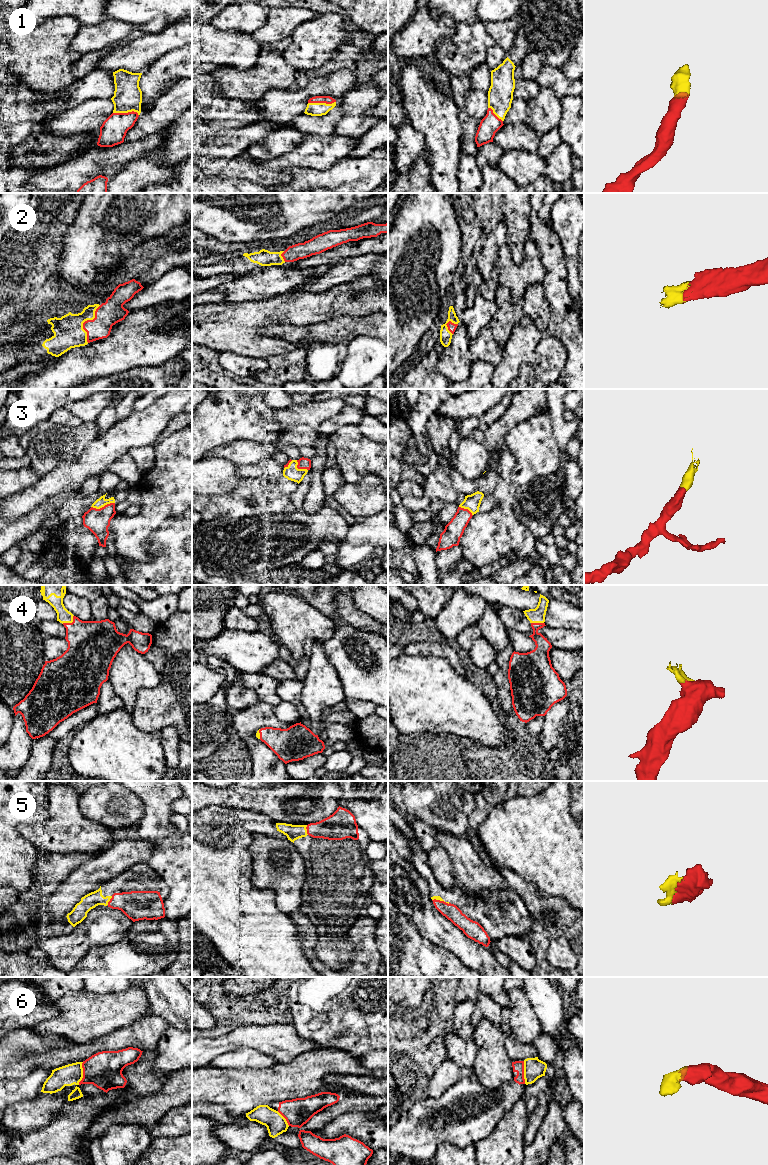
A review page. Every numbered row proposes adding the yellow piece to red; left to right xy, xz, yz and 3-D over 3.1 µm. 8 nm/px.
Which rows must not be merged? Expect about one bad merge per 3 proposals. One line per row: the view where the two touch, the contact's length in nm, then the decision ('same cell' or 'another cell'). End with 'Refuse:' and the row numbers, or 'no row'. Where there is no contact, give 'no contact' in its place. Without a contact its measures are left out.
1: xz | 220 nm | same cell
2: xy | 320 nm | same cell
3: xy | 200 nm | same cell
4: xy | 120 nm | same cell
5: xz | 80 nm | same cell
6: xy | 190 nm | another cell
Refuse: 6

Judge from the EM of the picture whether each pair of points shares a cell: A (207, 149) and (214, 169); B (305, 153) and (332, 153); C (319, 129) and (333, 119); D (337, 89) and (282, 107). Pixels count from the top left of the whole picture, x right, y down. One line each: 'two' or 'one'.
A: two
B: one
C: one
D: one

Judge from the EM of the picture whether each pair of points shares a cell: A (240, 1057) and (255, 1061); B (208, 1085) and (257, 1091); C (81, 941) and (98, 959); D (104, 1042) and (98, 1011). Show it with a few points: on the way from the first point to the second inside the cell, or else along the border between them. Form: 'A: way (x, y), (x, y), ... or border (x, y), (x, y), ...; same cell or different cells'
A: way (244, 1058), (251, 1058); same cell
B: way (220, 1085), (245, 1090); same cell
C: border (113, 944), (93, 947), (74, 966); different cells
D: border (125, 1027), (120, 1027), (81, 1043); different cells

